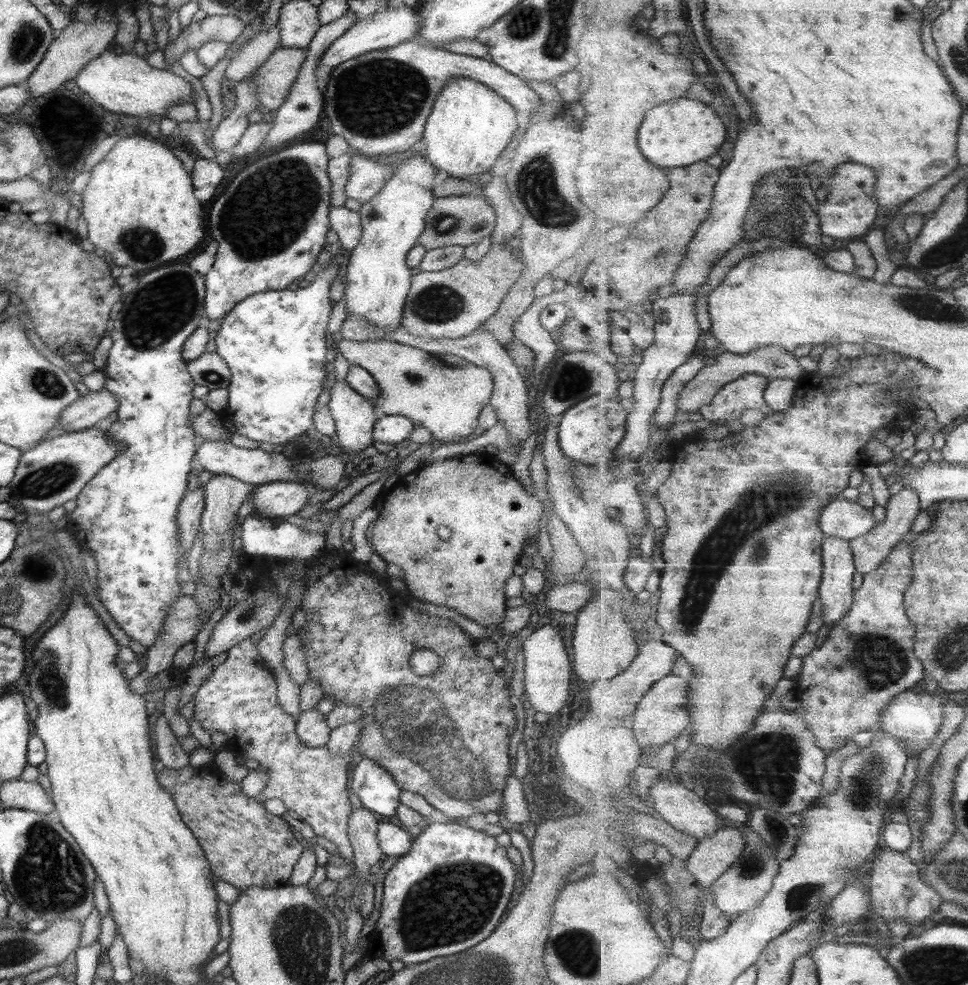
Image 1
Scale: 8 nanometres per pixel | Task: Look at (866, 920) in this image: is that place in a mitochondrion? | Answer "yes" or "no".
no

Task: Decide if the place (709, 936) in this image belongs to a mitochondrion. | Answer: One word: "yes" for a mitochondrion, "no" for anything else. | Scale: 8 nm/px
no

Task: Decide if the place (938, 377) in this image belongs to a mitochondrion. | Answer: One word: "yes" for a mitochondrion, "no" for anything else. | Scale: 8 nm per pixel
no

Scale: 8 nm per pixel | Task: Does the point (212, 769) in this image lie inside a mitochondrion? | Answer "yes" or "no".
no

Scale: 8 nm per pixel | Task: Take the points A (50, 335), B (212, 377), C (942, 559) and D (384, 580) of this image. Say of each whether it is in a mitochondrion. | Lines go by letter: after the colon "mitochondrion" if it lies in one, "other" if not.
A: other
B: mitochondrion
C: other
D: other

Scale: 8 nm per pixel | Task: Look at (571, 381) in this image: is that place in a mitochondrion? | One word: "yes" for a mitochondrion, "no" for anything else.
yes

